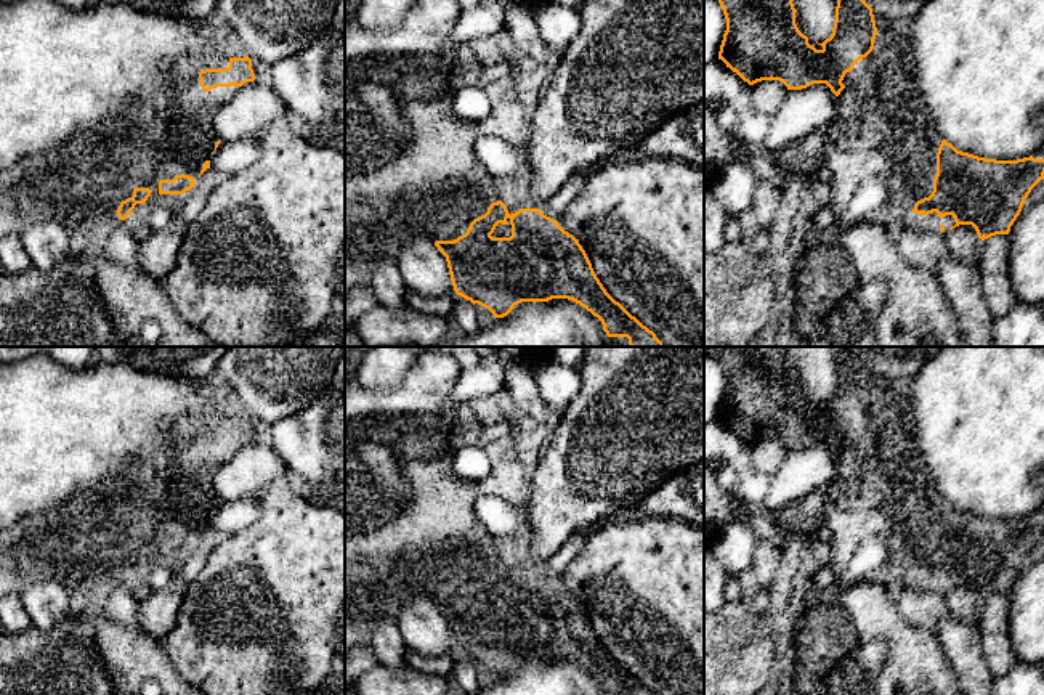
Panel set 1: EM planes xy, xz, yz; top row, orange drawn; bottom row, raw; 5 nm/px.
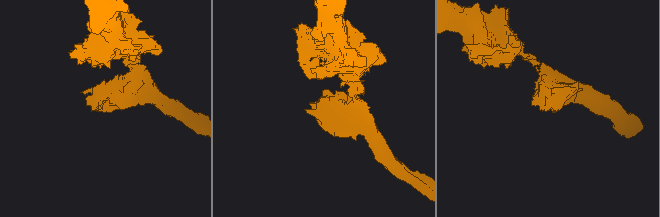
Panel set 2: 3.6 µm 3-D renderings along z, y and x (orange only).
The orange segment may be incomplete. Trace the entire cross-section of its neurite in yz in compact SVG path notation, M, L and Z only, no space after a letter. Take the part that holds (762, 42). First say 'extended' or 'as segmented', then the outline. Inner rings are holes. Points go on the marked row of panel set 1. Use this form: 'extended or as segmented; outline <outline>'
as segmented; outline M718 0L726 30L718 51L744 82L779 80L787 90L826 83L839 96L847 72L874 48L877 27L864 0L837 0L832 34L816 50L795 24L792 0Z

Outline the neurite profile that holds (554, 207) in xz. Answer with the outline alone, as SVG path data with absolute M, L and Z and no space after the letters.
M582 172L573 175L555 196L552 196L542 207L539 207L539 210L553 220L558 220L563 210L582 191L585 177L587 173Z

